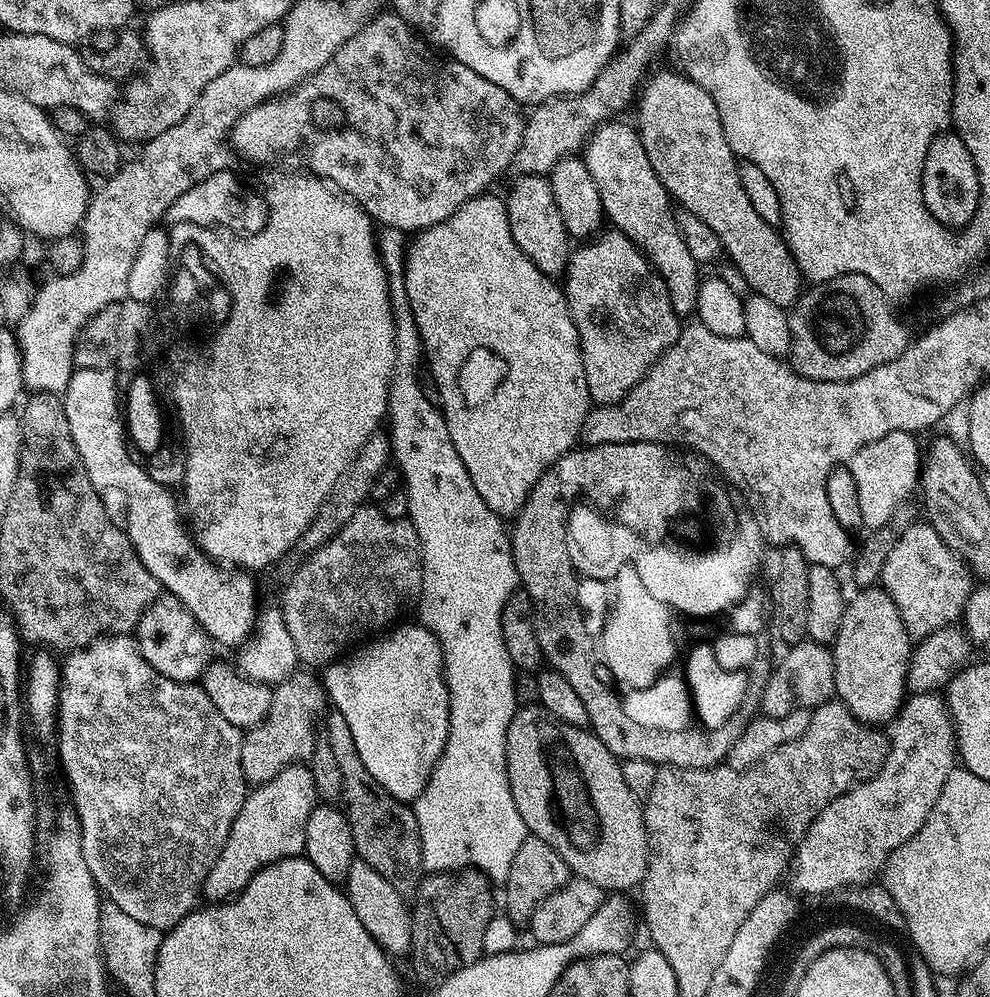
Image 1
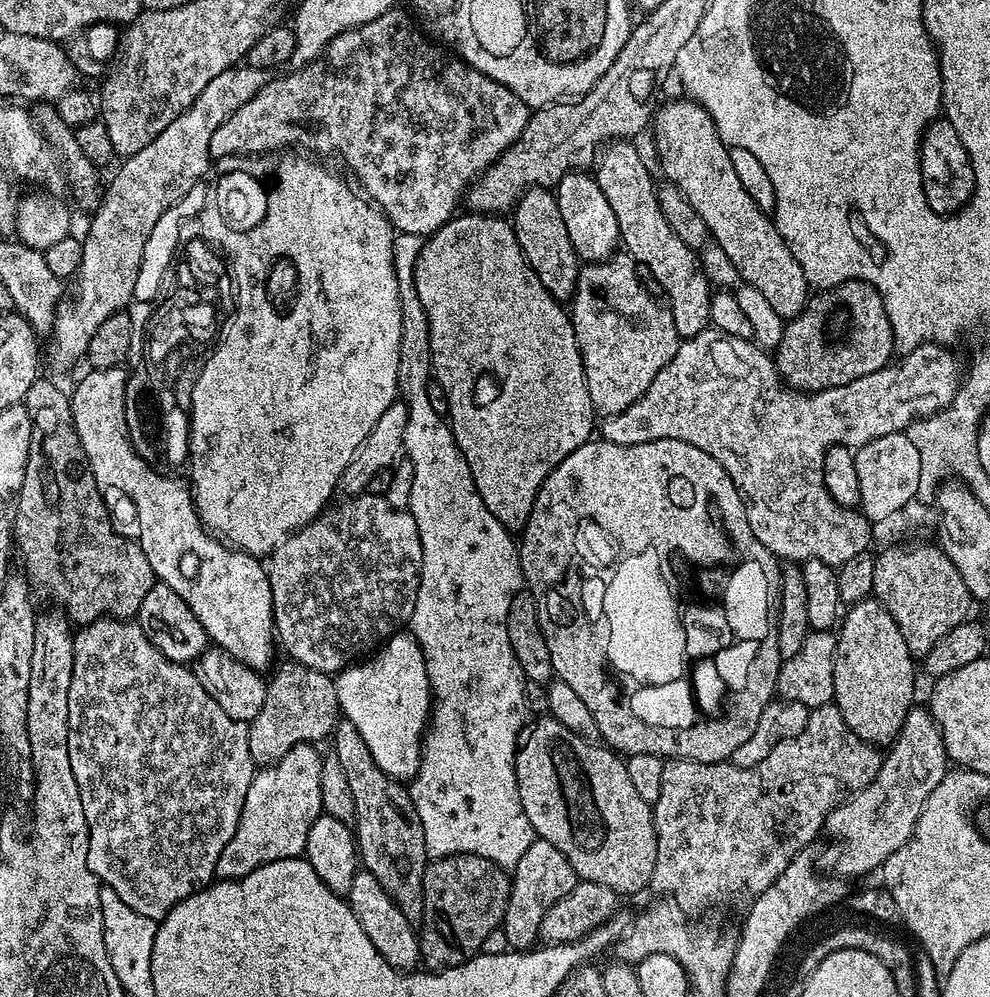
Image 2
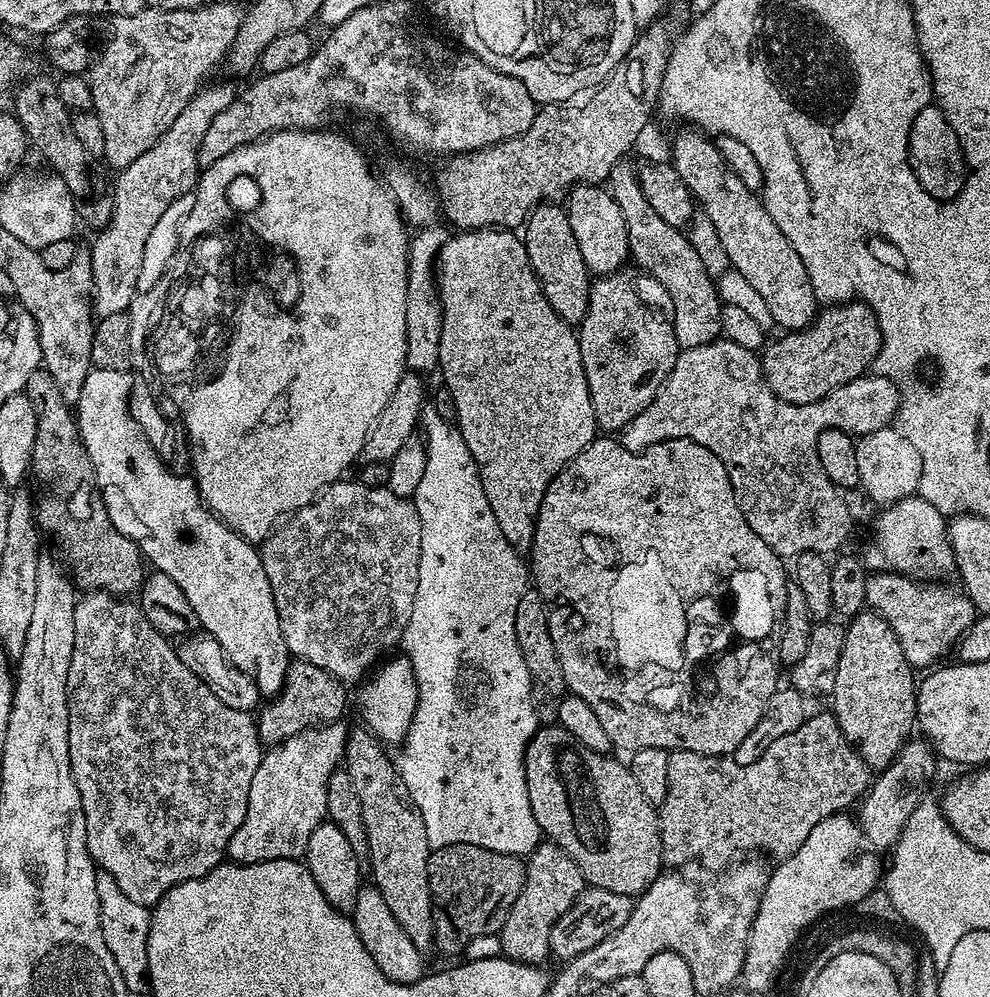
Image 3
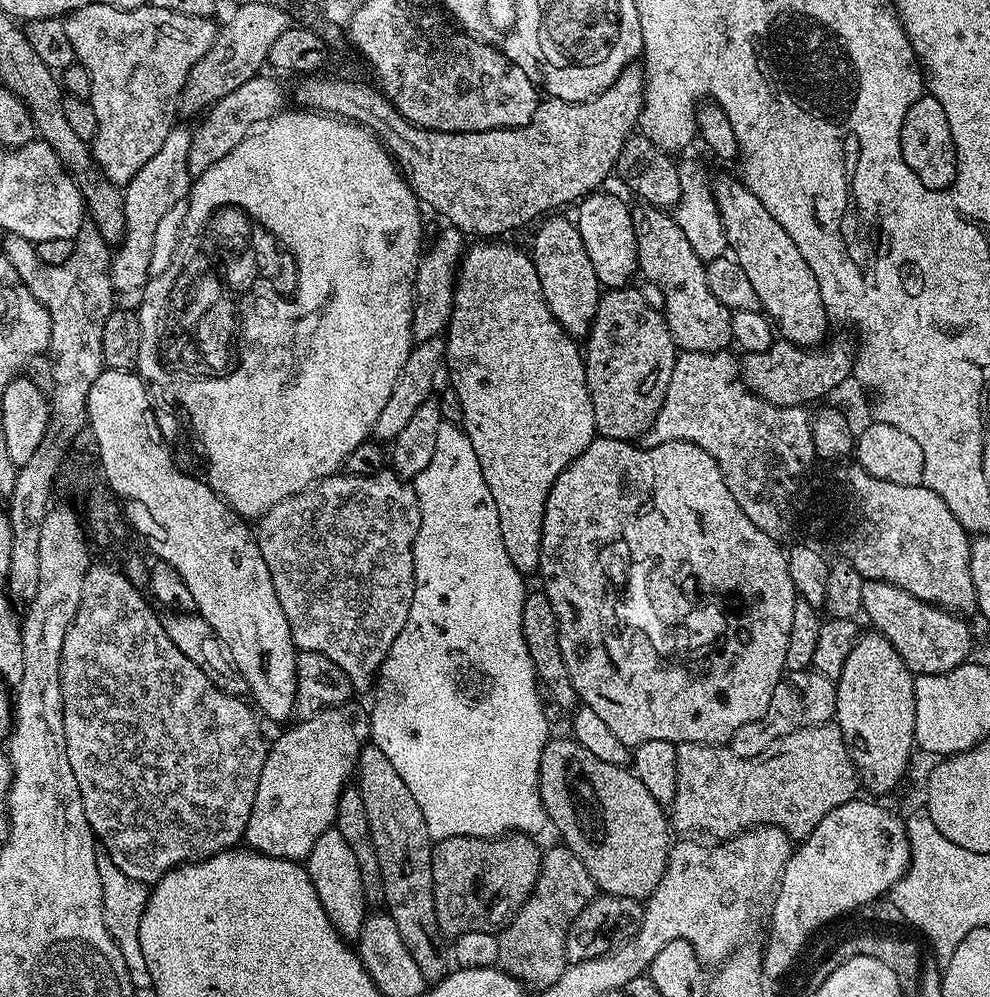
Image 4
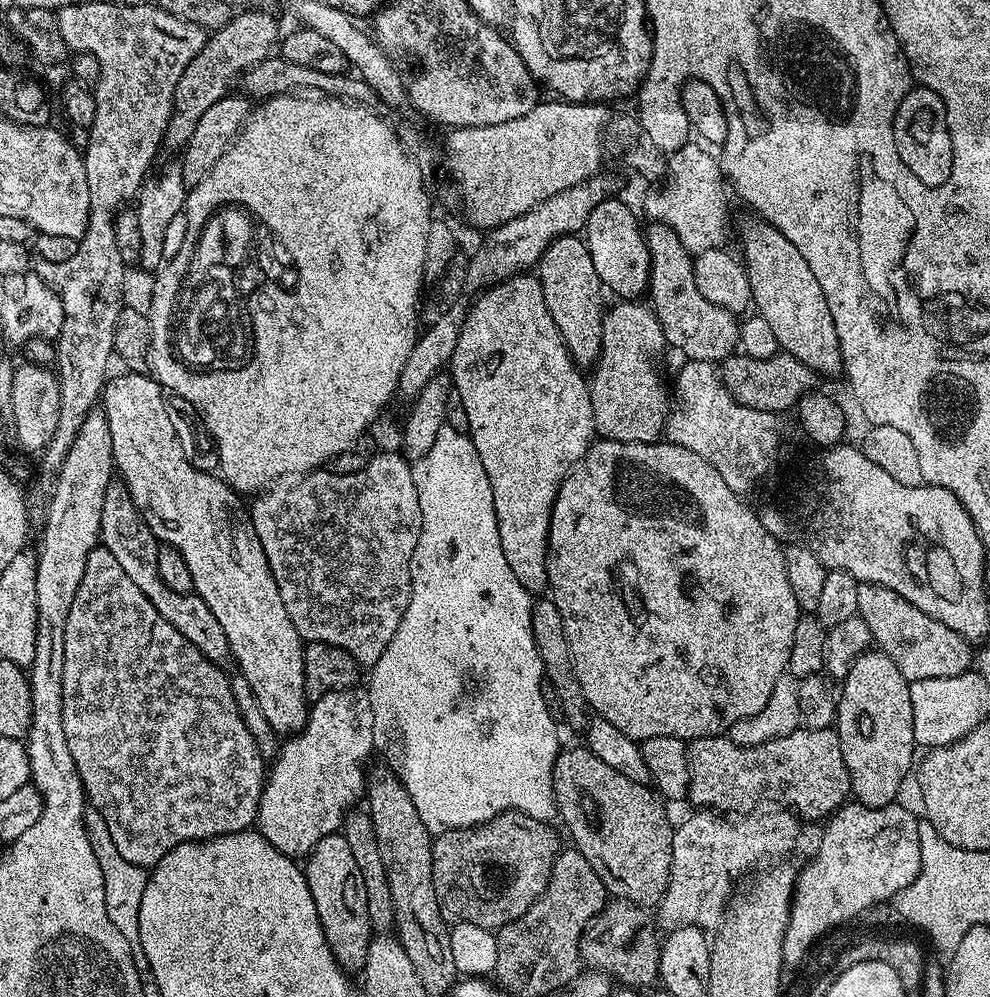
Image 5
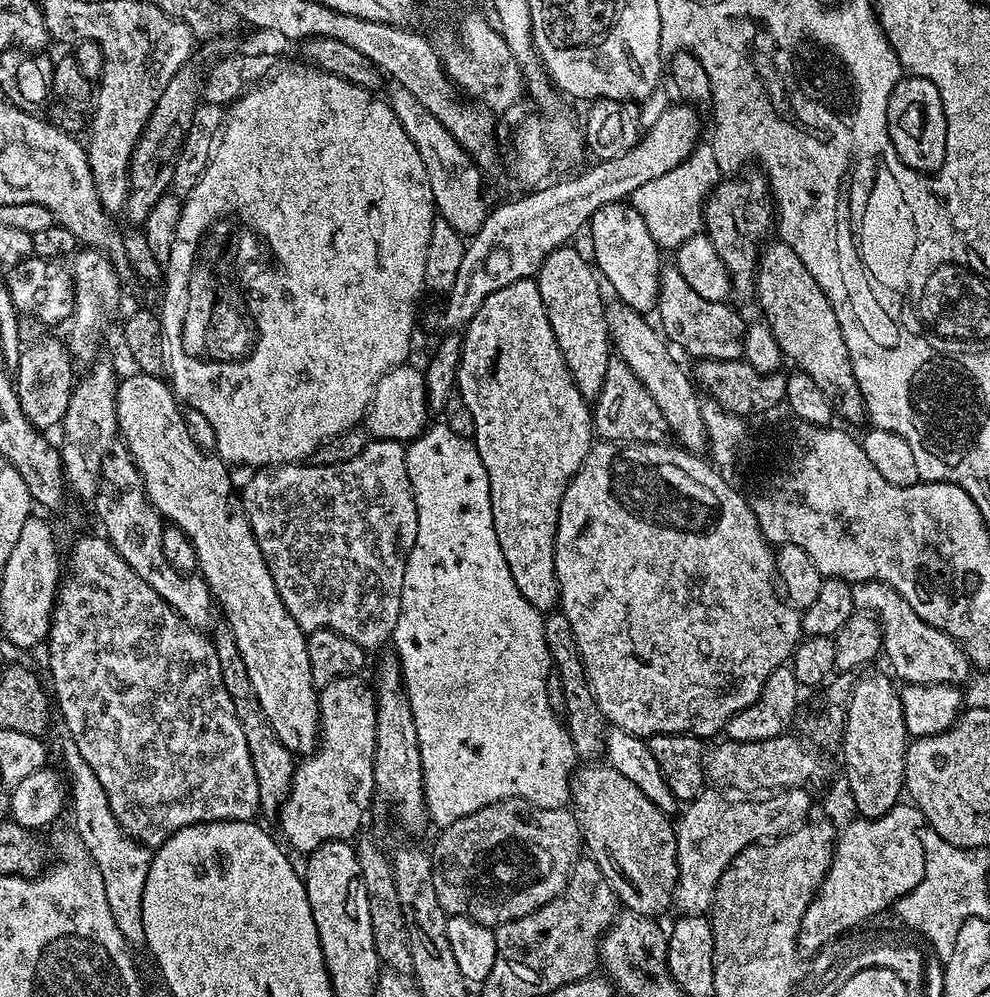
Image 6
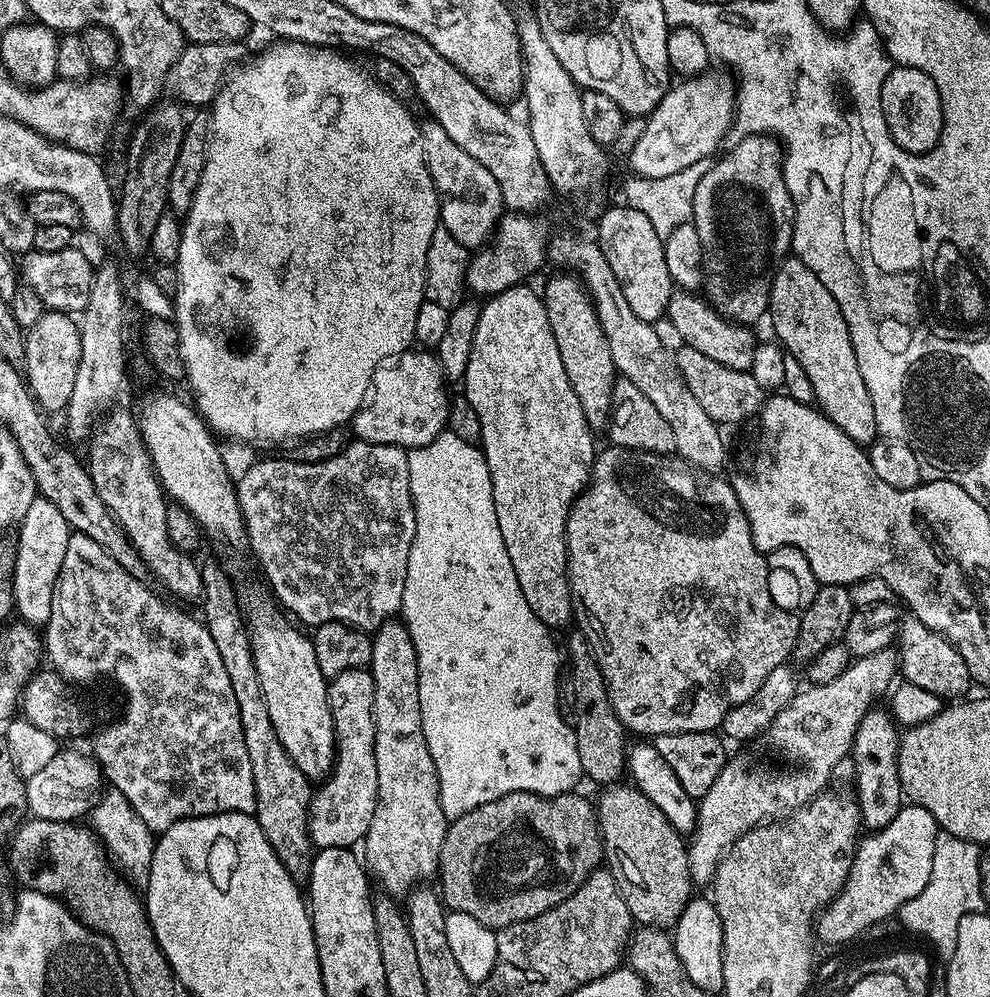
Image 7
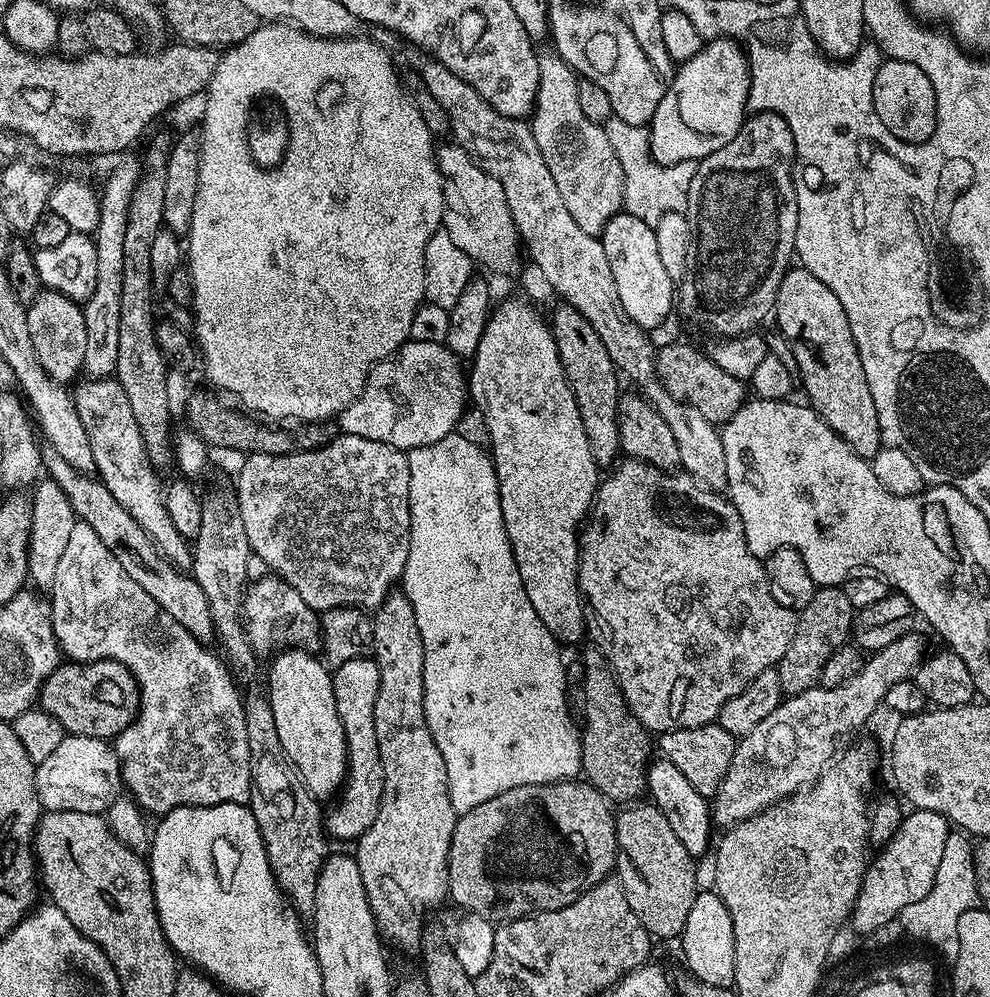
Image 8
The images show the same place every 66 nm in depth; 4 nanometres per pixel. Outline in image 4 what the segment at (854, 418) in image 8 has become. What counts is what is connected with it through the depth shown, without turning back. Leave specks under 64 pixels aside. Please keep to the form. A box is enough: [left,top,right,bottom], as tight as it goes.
[711,176,830,350]

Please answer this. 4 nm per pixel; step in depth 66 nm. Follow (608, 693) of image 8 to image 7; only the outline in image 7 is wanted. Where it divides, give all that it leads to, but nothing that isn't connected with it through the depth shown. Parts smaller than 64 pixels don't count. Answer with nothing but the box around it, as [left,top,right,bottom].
[566,631,626,786]

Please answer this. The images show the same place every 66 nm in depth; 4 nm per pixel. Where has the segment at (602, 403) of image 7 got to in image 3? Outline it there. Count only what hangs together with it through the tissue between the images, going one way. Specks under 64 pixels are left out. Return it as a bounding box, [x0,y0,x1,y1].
[522,202,590,325]

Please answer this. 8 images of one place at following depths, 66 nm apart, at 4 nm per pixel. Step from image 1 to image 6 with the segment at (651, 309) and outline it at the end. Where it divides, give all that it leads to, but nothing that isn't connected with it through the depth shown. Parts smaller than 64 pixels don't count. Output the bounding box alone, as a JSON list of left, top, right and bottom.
[594,358,670,444]

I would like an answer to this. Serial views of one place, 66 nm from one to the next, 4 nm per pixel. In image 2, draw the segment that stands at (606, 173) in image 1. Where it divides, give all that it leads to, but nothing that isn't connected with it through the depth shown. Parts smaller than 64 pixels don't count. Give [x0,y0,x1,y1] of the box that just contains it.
[594,139,714,338]

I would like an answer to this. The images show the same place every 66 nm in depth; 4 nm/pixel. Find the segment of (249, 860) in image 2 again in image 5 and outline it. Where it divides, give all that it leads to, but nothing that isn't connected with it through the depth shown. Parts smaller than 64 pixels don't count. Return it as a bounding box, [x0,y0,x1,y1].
[255,686,377,858]

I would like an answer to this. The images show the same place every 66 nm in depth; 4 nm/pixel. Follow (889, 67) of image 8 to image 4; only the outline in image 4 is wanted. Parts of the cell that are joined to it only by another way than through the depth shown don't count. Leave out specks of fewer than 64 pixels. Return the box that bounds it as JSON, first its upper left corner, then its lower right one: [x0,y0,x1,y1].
[900,94,956,192]

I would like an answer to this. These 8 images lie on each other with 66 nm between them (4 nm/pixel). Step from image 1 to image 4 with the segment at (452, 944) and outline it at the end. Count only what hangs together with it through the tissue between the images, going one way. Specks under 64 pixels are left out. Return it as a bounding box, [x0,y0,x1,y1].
[432,834,542,938]

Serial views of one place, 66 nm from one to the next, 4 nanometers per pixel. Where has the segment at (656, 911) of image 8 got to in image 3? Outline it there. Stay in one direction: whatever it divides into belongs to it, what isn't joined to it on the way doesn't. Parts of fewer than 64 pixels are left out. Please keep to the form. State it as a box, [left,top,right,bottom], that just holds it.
[524,726,665,898]

